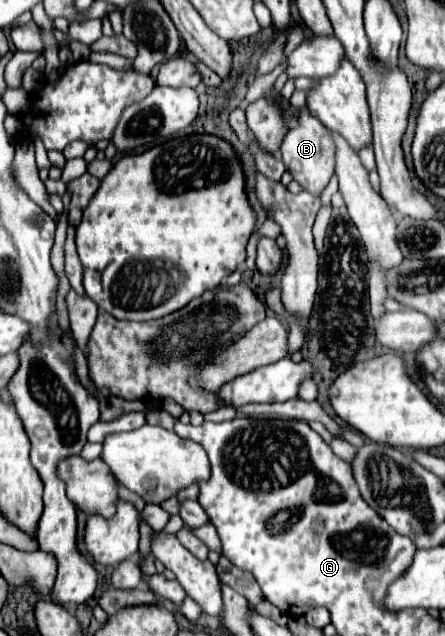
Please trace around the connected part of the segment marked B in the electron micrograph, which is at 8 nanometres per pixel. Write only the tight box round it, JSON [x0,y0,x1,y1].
[281,108,335,194]

